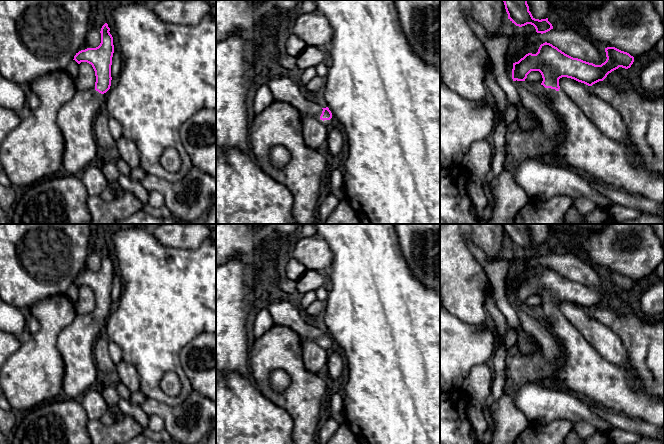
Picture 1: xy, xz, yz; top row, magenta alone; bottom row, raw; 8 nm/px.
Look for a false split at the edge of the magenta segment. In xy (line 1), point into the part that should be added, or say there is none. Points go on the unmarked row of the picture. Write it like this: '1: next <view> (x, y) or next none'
1: next xy (75, 343)

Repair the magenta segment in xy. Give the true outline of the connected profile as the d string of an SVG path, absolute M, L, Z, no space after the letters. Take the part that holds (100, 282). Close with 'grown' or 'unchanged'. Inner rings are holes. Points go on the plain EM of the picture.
M105 247L101 252L101 267L96 272L87 272L81 274L74 280L78 288L87 286L92 289L95 300L95 312L92 314L77 314L73 322L64 328L57 340L57 349L61 354L64 362L64 376L62 379L62 392L69 399L80 399L83 394L93 387L99 385L101 374L98 371L94 359L94 345L97 338L100 336L103 318L106 317L111 310L111 289L114 277L113 261L110 258L110 252Z | grown

